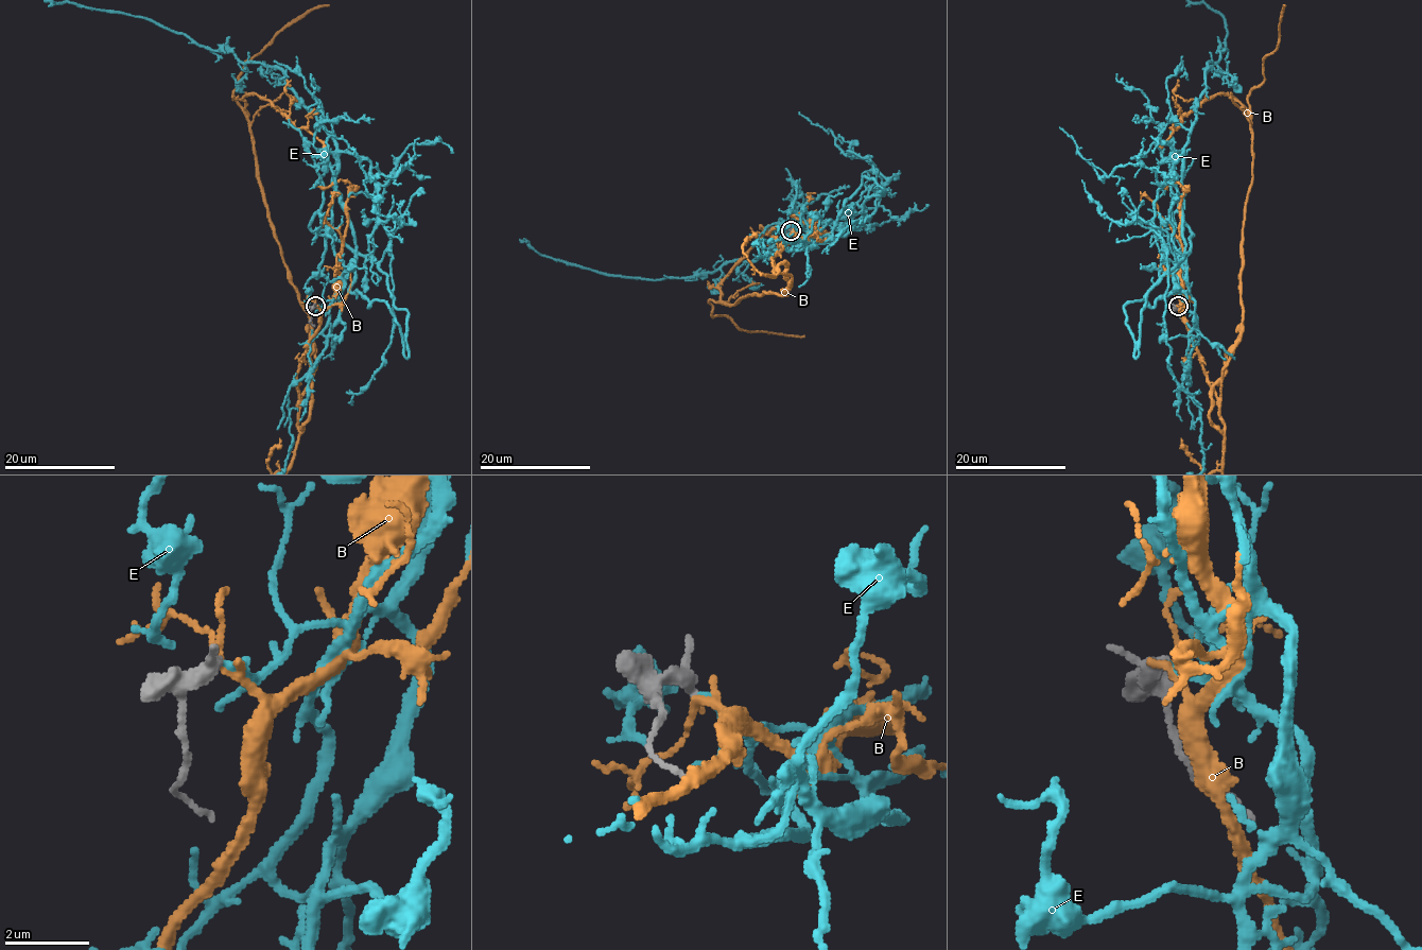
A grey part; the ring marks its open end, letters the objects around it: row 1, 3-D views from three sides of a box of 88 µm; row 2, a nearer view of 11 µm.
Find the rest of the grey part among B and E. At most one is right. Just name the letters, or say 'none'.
E

